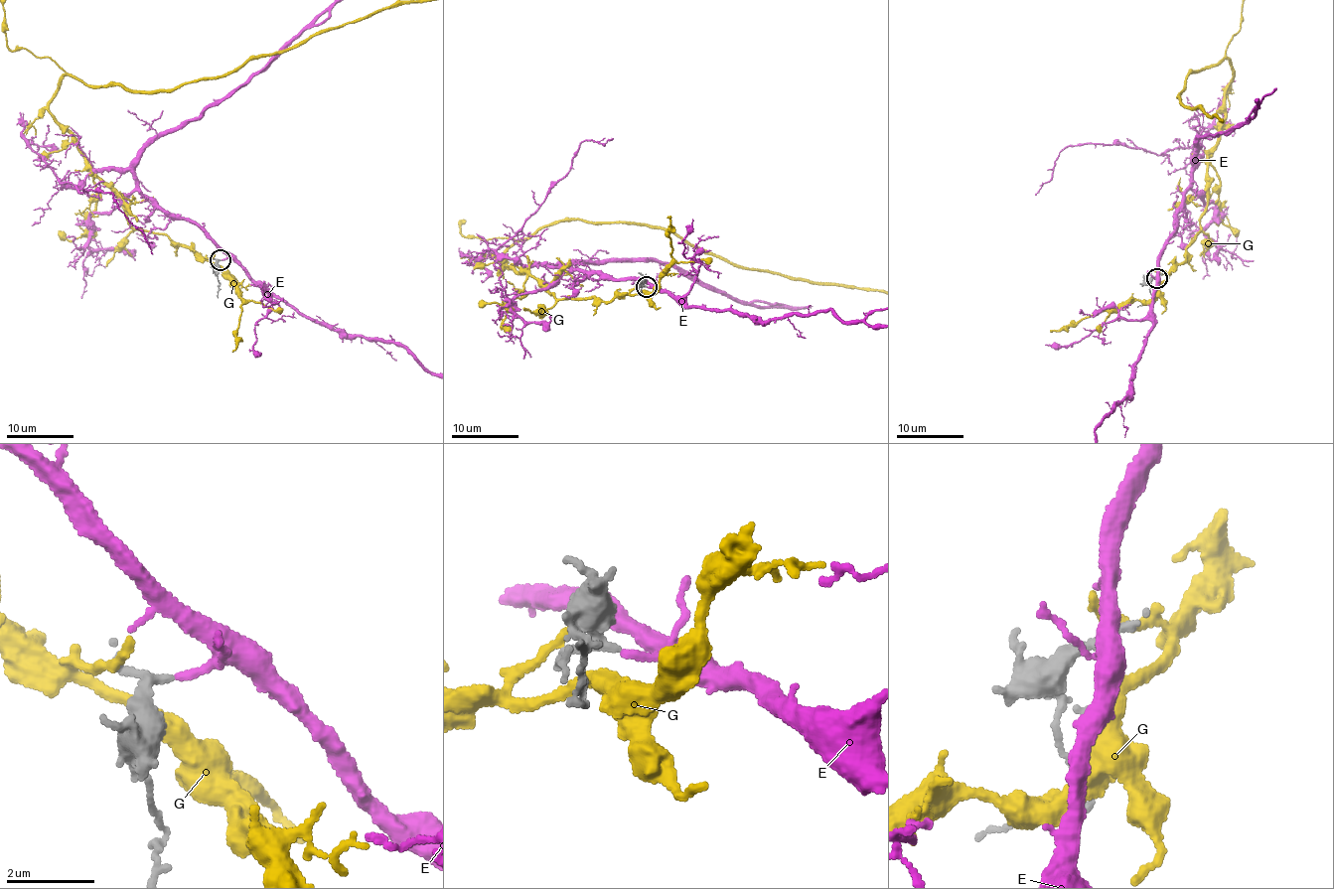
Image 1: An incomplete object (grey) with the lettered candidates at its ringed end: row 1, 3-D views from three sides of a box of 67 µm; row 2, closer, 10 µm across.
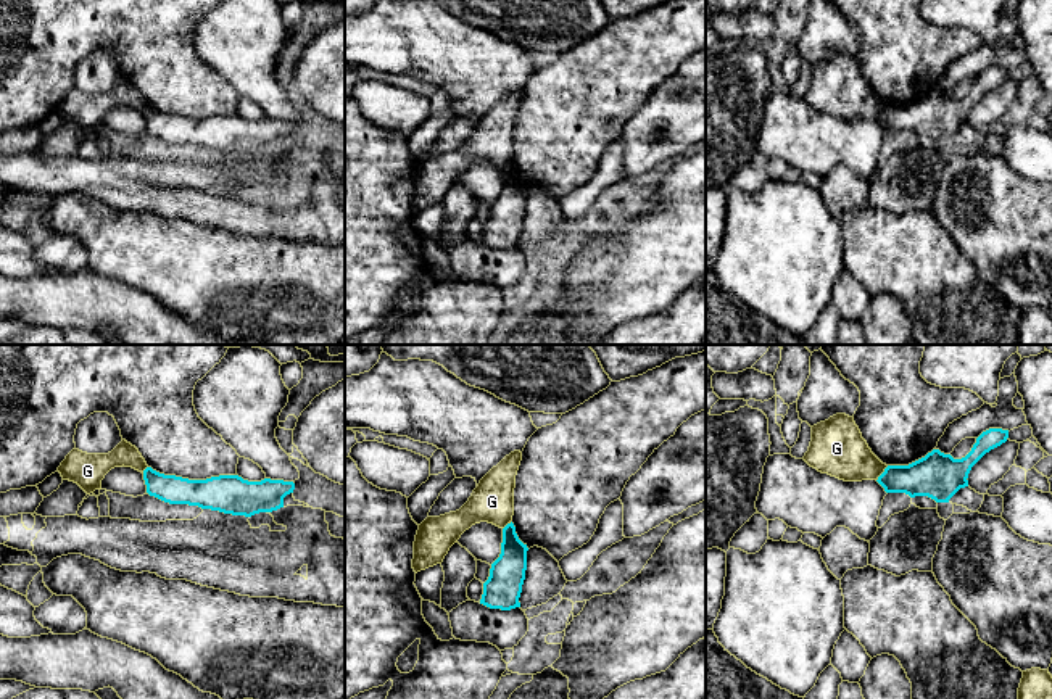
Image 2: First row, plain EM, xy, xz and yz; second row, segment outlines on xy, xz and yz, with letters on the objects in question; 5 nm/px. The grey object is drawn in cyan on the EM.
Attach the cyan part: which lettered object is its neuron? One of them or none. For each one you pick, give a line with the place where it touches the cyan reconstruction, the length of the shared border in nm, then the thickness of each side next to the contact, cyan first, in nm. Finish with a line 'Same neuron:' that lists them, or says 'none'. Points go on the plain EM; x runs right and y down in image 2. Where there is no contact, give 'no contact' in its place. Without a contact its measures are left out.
E: no contact
Same neuron: E

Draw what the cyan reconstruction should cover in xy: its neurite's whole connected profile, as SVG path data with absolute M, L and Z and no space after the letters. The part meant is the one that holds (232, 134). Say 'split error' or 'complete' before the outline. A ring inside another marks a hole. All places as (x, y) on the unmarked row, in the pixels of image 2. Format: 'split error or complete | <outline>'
complete | M151 106L143 110L147 132L169 143L188 143L232 155L251 156L284 147L284 137L295 129L293 121L264 118L248 121L238 114L188 119L164 114Z

